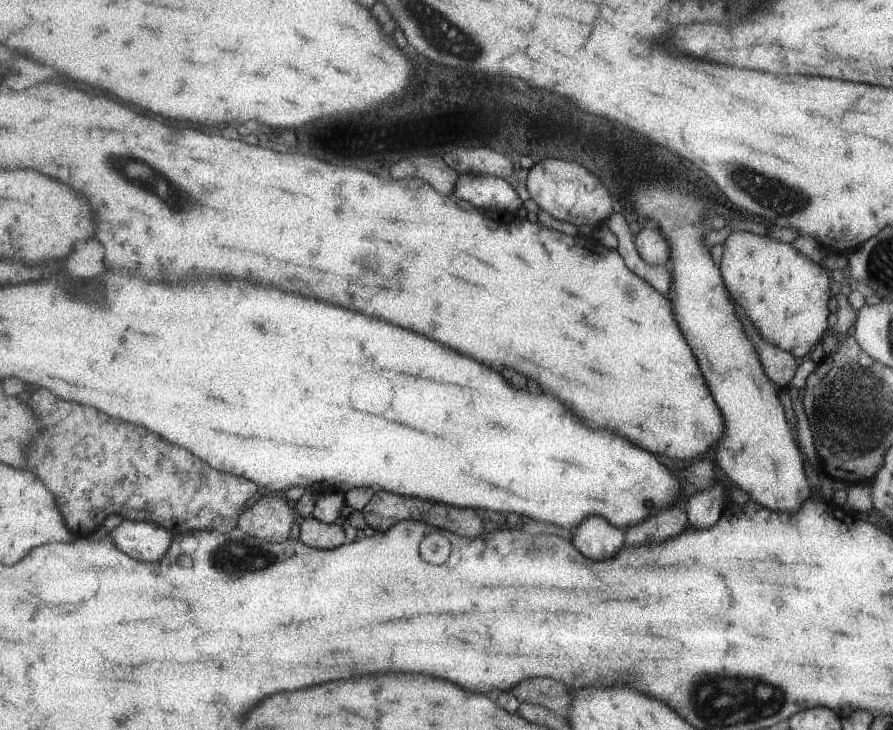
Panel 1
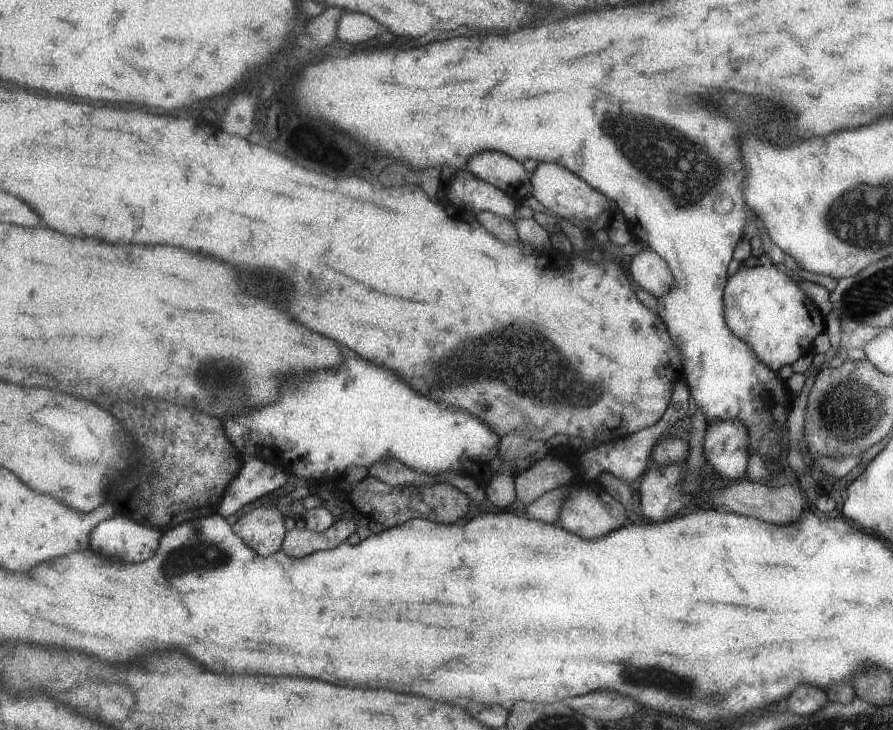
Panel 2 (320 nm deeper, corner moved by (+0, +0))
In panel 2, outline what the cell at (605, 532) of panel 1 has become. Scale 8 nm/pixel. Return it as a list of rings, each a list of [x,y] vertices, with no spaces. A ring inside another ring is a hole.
[[[582,484],[568,494],[559,524],[581,538],[594,539],[620,529],[625,520],[625,506],[607,490],[593,490],[591,486]]]

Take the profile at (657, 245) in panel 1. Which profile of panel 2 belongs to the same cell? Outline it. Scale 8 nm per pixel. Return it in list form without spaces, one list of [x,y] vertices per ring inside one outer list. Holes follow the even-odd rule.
[[[643,250],[632,258],[630,274],[637,286],[657,299],[663,297],[674,284],[668,263],[651,250]]]

